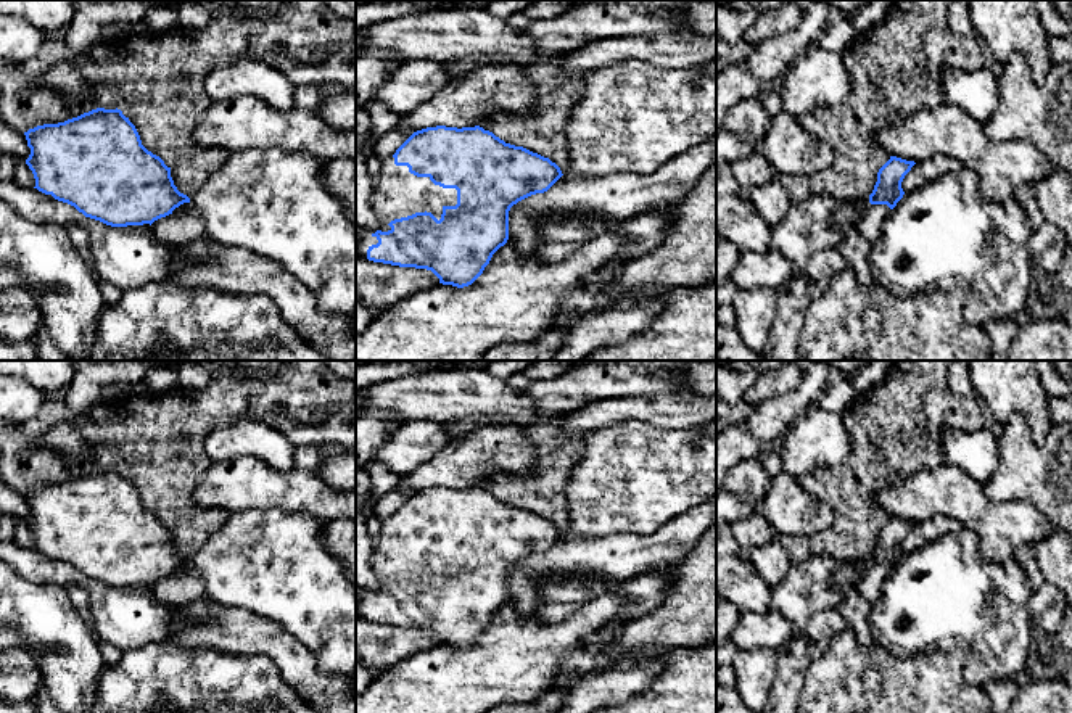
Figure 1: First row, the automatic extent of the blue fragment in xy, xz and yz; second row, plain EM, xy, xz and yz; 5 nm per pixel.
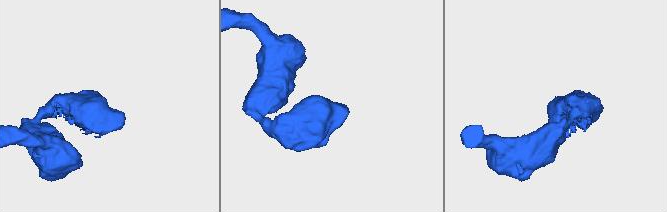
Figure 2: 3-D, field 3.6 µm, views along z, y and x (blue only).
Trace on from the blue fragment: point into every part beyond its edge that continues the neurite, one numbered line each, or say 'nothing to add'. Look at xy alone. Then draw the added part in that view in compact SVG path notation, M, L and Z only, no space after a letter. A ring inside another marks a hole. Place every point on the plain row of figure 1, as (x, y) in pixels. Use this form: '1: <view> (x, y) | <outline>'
nothing to add

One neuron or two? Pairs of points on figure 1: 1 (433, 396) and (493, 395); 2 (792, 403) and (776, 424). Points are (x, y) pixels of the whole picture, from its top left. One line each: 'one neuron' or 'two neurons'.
1: one neuron
2: one neuron

